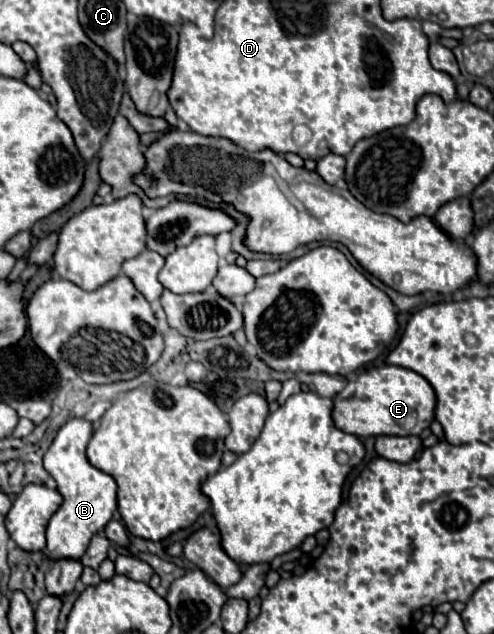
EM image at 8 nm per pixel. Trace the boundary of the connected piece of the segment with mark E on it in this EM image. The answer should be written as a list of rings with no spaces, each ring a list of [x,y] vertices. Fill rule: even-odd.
[[[380,365],[346,383],[346,387],[334,397],[332,421],[340,431],[358,437],[420,435],[434,419],[434,407],[434,389],[422,375],[398,365]],[[356,383],[360,385],[360,391],[356,391]]]

